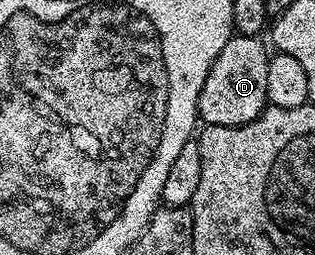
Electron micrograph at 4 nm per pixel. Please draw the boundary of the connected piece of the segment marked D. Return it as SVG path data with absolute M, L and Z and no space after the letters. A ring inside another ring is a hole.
M234 35L230 37L229 42L227 43L227 47L223 47L223 51L219 51L219 55L215 59L215 63L211 63L211 71L207 71L207 79L203 79L203 91L199 91L199 103L197 104L197 116L198 118L200 118L202 122L204 122L205 125L218 125L219 127L239 127L243 123L251 123L252 121L254 121L254 119L256 119L257 116L259 116L261 112L264 111L265 106L270 104L268 99L268 93L267 93L267 71L268 71L268 63L270 60L271 53L270 50L267 48L267 45L266 45L267 50L265 50L265 45L263 42L264 40L262 40L261 37L243 37L240 35Z

